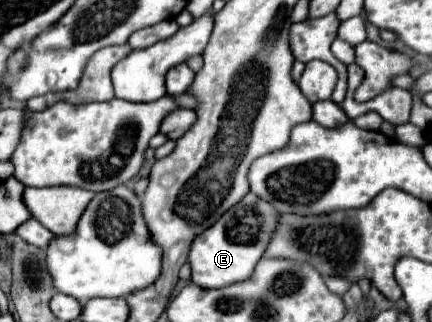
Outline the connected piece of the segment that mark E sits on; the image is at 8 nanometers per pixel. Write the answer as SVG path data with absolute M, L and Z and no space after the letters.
M248 192L214 226L194 238L188 256L192 266L192 282L202 288L224 288L248 280L254 266L264 256L274 230L278 228L278 218L280 212L274 210L270 202Z

